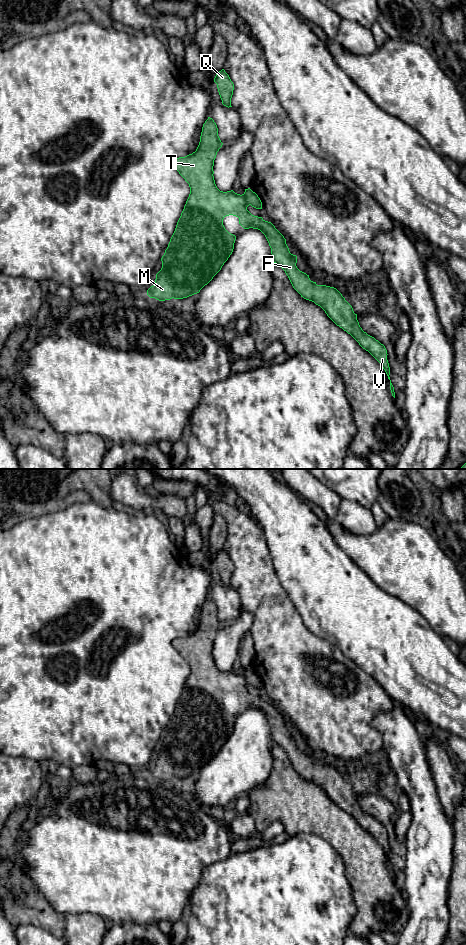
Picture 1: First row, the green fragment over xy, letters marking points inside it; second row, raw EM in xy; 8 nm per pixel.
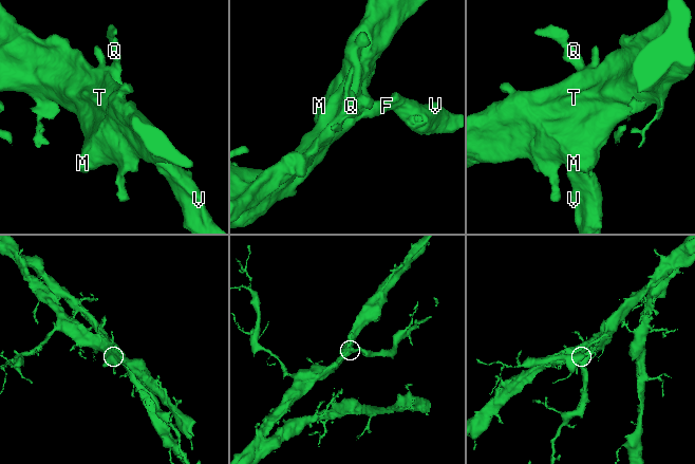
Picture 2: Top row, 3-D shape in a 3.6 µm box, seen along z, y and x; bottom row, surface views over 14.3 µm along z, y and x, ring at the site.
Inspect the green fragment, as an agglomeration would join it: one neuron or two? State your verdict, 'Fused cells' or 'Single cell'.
Single cell

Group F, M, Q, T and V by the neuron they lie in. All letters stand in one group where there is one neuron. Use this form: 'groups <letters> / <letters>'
groups F M Q T V

